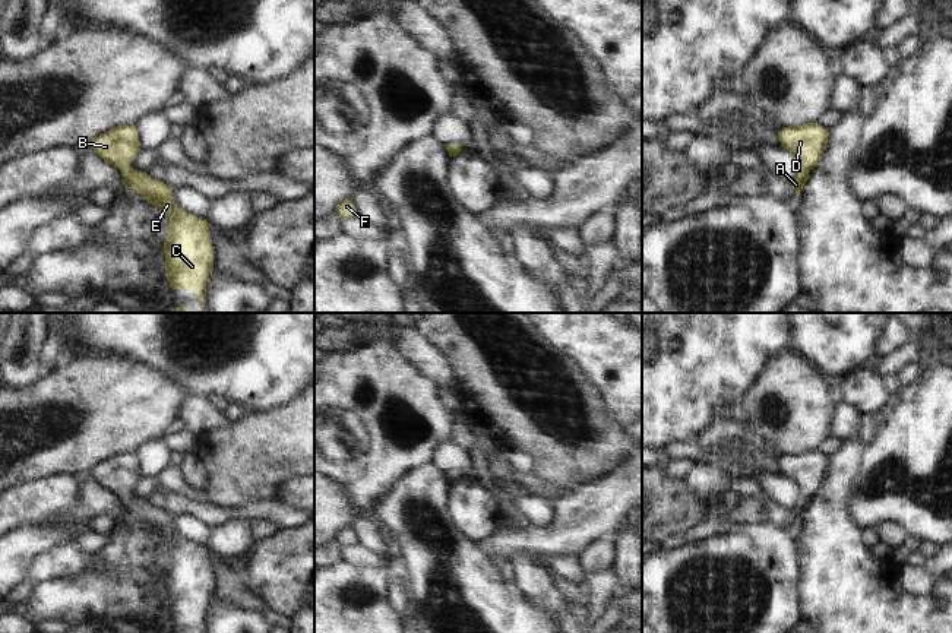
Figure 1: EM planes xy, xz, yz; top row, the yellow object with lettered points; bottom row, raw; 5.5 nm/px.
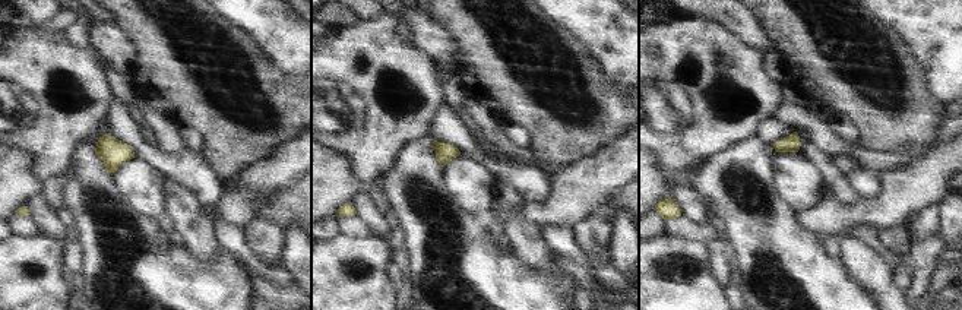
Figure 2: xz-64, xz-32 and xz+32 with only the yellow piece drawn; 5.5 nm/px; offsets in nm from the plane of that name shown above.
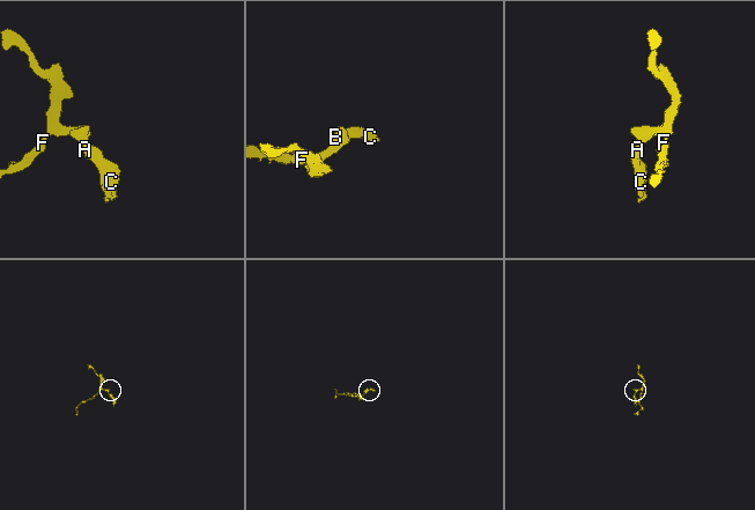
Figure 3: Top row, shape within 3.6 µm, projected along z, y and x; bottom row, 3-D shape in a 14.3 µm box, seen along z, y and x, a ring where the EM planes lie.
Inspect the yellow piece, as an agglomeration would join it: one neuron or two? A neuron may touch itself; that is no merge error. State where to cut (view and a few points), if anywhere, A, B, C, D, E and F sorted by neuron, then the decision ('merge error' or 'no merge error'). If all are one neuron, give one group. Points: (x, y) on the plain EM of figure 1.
no cut; A B C D E F; no merge error

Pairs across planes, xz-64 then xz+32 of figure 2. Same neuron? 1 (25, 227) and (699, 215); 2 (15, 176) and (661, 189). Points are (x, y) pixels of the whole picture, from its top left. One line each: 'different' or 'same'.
1: different
2: same

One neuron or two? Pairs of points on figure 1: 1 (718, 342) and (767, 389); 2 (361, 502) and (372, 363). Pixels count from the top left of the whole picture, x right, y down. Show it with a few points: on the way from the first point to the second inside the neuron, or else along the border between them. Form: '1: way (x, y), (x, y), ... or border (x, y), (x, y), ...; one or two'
1: border (780, 353), (767, 363), (761, 376), (742, 398); two
2: way (366, 467), (366, 417), (367, 410), (378, 398); one

